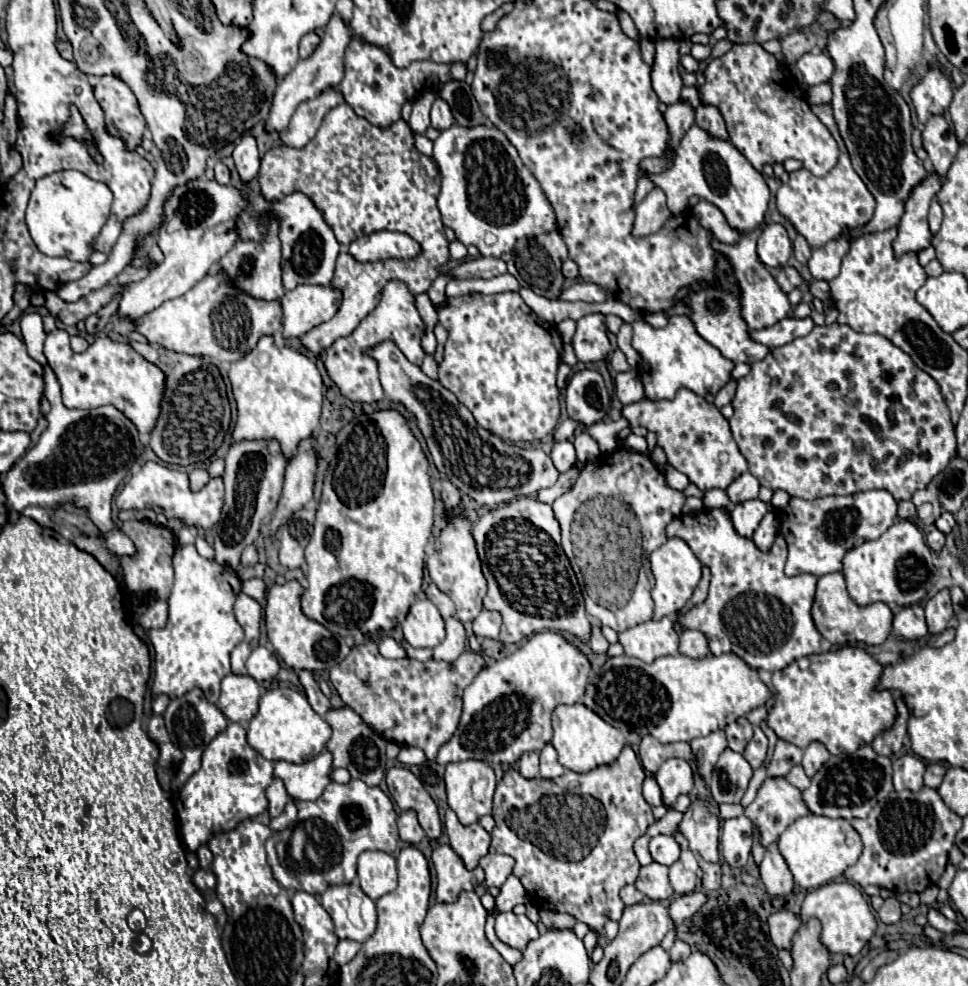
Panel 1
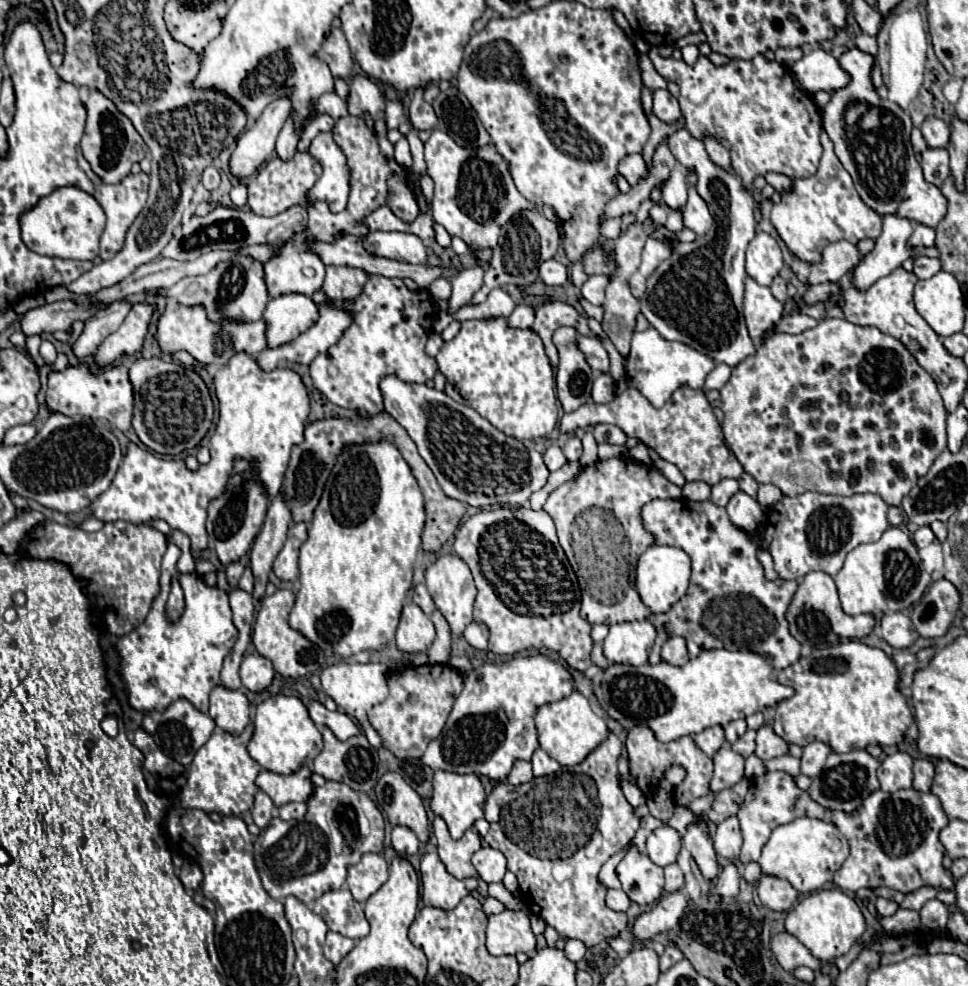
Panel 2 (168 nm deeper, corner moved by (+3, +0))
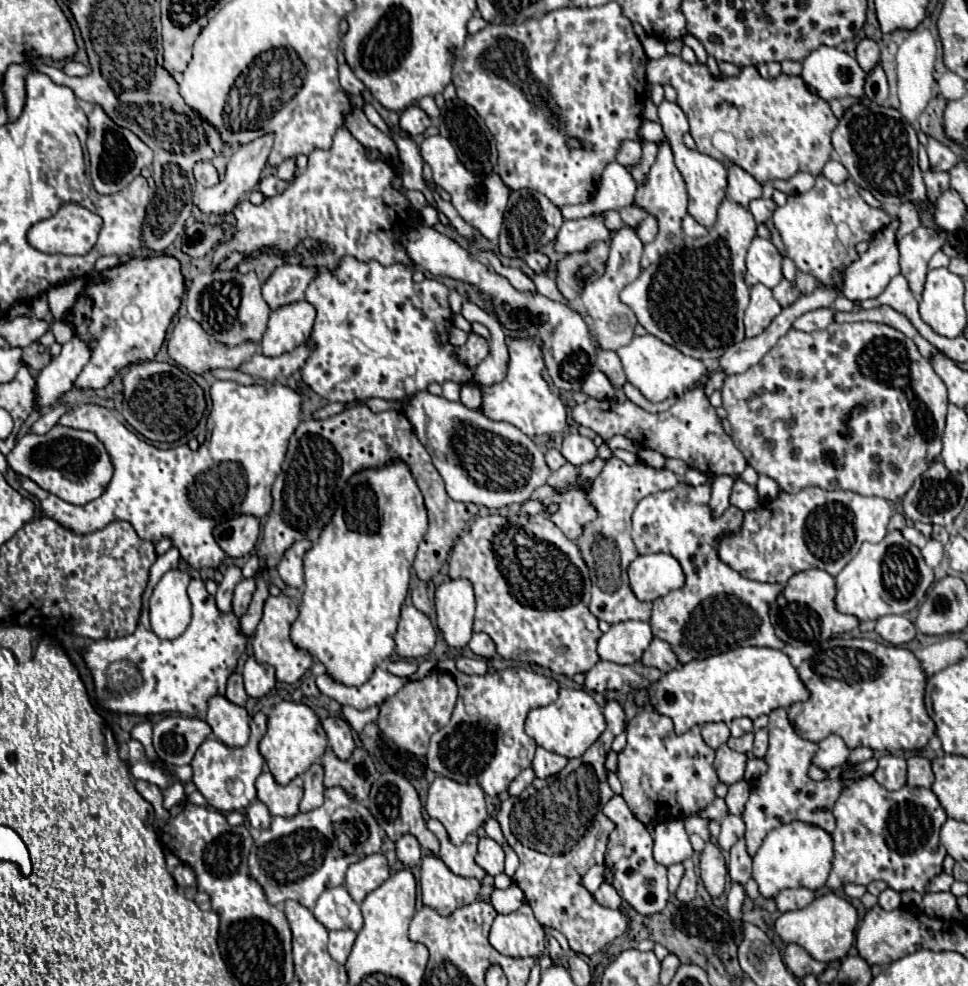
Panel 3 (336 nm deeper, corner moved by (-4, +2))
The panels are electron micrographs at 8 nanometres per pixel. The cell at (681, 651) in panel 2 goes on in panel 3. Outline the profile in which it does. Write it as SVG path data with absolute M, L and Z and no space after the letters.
M654 638L652 644L648 646L648 652L644 652L642 664L644 666L654 666L660 672L668 672L668 670L676 668L680 662L678 662L678 656L674 654L674 650L668 642L664 642L660 638Z

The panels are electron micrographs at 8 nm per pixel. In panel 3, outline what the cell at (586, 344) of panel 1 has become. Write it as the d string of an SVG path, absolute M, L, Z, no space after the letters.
M598 348L598 368L610 378L610 382L618 388L624 386L626 382L626 376L624 376L624 370L622 370L622 364L620 364L620 358L614 350L604 350L604 348Z

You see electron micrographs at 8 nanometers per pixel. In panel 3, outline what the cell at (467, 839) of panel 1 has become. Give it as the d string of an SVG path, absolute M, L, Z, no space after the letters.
M428 820L426 826L436 834L436 838L440 840L440 860L458 876L468 876L468 878L476 878L482 880L486 876L486 872L474 862L476 856L476 846L478 846L478 834L470 834L464 844L454 846L448 838L446 828L438 822L438 820Z

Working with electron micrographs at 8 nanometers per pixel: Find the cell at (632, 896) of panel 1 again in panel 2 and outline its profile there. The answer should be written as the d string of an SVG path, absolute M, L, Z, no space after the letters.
M607 890L607 896L605 896L605 904L615 910L615 912L625 912L631 904L631 900L627 898L627 894L623 890Z

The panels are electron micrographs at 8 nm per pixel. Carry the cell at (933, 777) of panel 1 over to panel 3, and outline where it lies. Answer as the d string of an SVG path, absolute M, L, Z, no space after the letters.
M912 756L908 758L908 786L920 786L930 788L934 782L932 762L924 756Z

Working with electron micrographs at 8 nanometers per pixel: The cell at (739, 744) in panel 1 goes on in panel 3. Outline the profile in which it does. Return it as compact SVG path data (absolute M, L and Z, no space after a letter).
M736 718L736 720L732 720L732 724L730 724L730 732L732 732L732 736L742 736L742 734L746 734L746 732L750 732L752 730L752 720L750 718Z

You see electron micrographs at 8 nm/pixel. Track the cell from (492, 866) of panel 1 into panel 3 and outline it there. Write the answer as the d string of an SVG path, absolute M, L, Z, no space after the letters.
M480 838L478 842L478 854L476 854L476 864L482 866L490 876L498 876L504 872L504 848L492 840L492 838Z

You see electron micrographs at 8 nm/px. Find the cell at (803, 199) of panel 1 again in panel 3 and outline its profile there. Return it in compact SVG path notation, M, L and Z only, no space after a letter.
M820 174L814 188L788 196L788 204L776 208L772 220L782 236L788 258L798 266L798 270L812 272L812 276L816 276L824 286L834 286L840 284L846 266L856 260L858 254L854 246L862 240L872 240L872 236L888 224L890 214L868 206L852 178L834 184Z

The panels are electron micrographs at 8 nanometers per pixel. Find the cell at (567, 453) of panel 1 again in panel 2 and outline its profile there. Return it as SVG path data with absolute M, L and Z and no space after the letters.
M549 446L547 452L543 454L543 460L545 460L545 466L547 466L551 472L553 472L553 470L559 470L559 468L567 462L567 458L563 456L563 452L561 452L559 446Z

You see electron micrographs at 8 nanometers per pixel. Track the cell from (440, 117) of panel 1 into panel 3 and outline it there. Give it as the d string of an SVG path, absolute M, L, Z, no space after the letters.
M410 106L400 116L400 128L410 136L422 134L428 126L432 126L432 120L420 106Z

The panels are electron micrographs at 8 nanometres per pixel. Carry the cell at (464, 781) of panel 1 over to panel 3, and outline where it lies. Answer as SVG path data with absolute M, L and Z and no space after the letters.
M436 776L436 780L430 784L426 810L428 810L430 818L436 818L446 826L448 836L454 844L462 844L466 840L466 836L476 832L488 816L484 790L480 788L480 784L460 784L446 776Z

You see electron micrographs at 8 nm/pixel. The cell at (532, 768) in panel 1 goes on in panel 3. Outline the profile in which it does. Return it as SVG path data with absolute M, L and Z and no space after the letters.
M526 768L526 770L522 770L514 780L512 780L512 784L510 784L510 788L508 788L508 792L510 792L510 796L518 796L526 786L530 786L532 784L532 780L534 780L534 770L532 768Z

